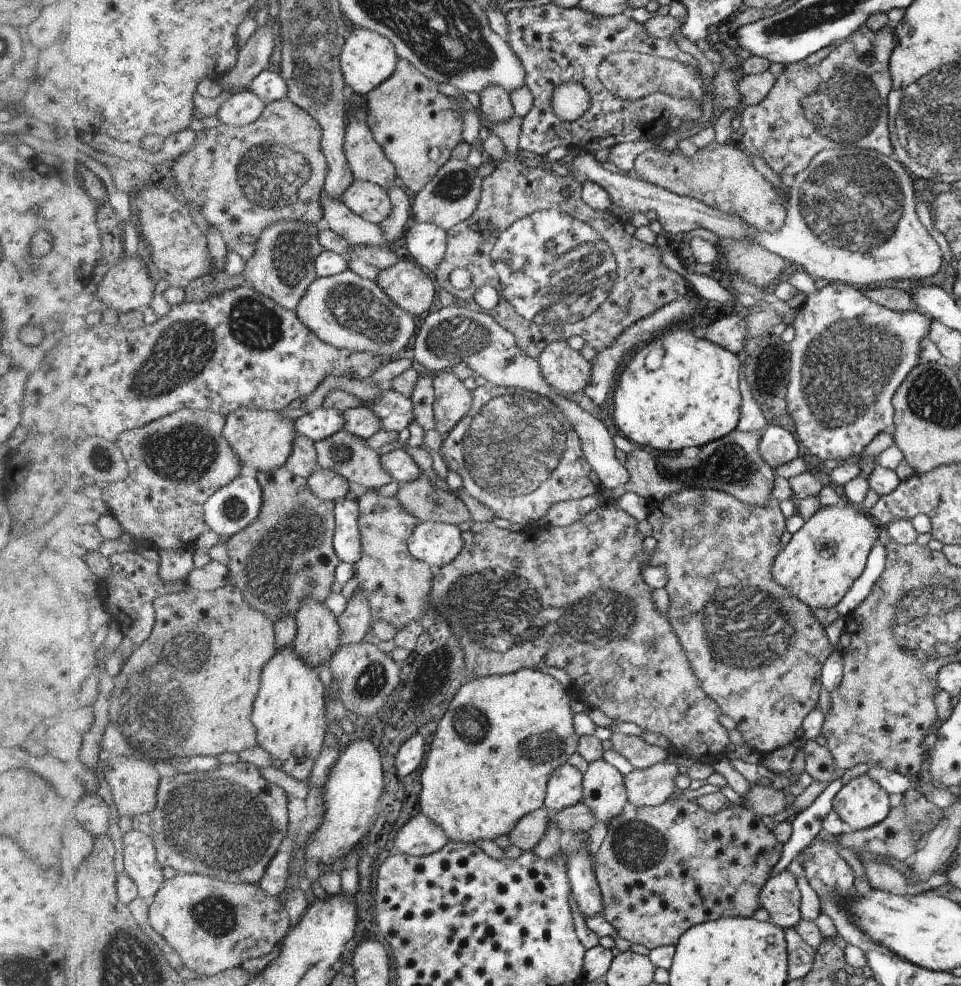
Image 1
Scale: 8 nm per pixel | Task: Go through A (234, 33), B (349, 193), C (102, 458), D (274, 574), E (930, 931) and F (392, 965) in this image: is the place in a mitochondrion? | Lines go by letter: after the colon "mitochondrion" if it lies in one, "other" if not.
A: other
B: other
C: mitochondrion
D: mitochondrion
E: other
F: other

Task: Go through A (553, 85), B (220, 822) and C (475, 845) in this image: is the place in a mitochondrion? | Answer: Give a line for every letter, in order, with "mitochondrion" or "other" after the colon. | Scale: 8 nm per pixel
A: other
B: mitochondrion
C: other

